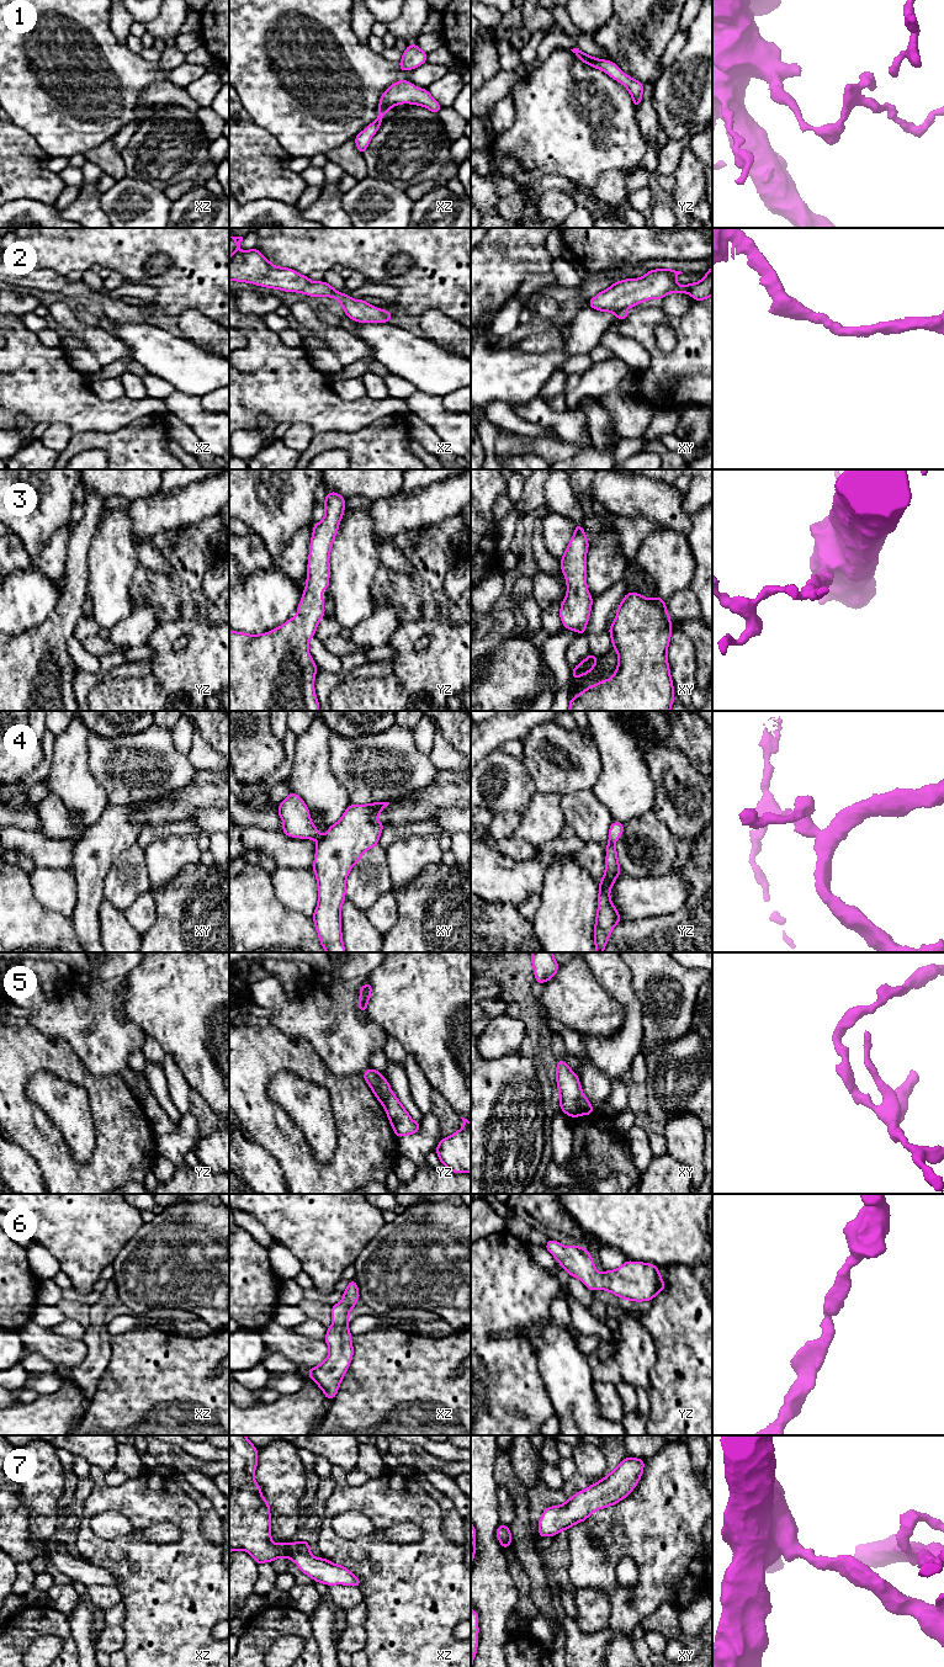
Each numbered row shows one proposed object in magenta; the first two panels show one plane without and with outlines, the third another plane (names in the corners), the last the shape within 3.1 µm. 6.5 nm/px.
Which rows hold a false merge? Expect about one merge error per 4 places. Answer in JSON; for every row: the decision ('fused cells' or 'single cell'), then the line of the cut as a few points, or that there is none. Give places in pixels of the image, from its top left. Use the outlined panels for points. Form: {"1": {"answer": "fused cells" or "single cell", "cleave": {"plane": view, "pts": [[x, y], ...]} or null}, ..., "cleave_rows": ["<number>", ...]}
{"1": {"answer": "single cell", "cleave": null}, "2": {"answer": "single cell", "cleave": null}, "3": {"answer": "single cell", "cleave": null}, "4": {"answer": "fused cells", "cleave": {"plane": "yz", "pts": [[609, 839], [613, 843]]}}, "5": {"answer": "fused cells", "cleave": {"plane": "xy", "pts": [[582, 1093], [577, 1108], [569, 1115]]}}, "6": {"answer": "single cell", "cleave": null}, "7": {"answer": "single cell", "cleave": null}, "cleave_rows": ["4", "5"]}

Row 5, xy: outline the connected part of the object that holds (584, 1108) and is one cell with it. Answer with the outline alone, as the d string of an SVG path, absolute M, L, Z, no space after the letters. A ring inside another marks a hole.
M582 1094L579 1100L578 1100L578 1105L576 1111L571 1115L571 1117L577 1117L580 1115L590 1115L594 1111L592 1104L589 1103L588 1098Z

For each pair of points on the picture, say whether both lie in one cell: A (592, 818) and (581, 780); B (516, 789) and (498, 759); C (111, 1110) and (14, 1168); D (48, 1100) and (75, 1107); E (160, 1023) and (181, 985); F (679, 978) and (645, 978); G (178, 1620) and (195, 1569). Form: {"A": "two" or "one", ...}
{"A": "two", "B": "one", "C": "two", "D": "one", "E": "one", "F": "one", "G": "one"}

